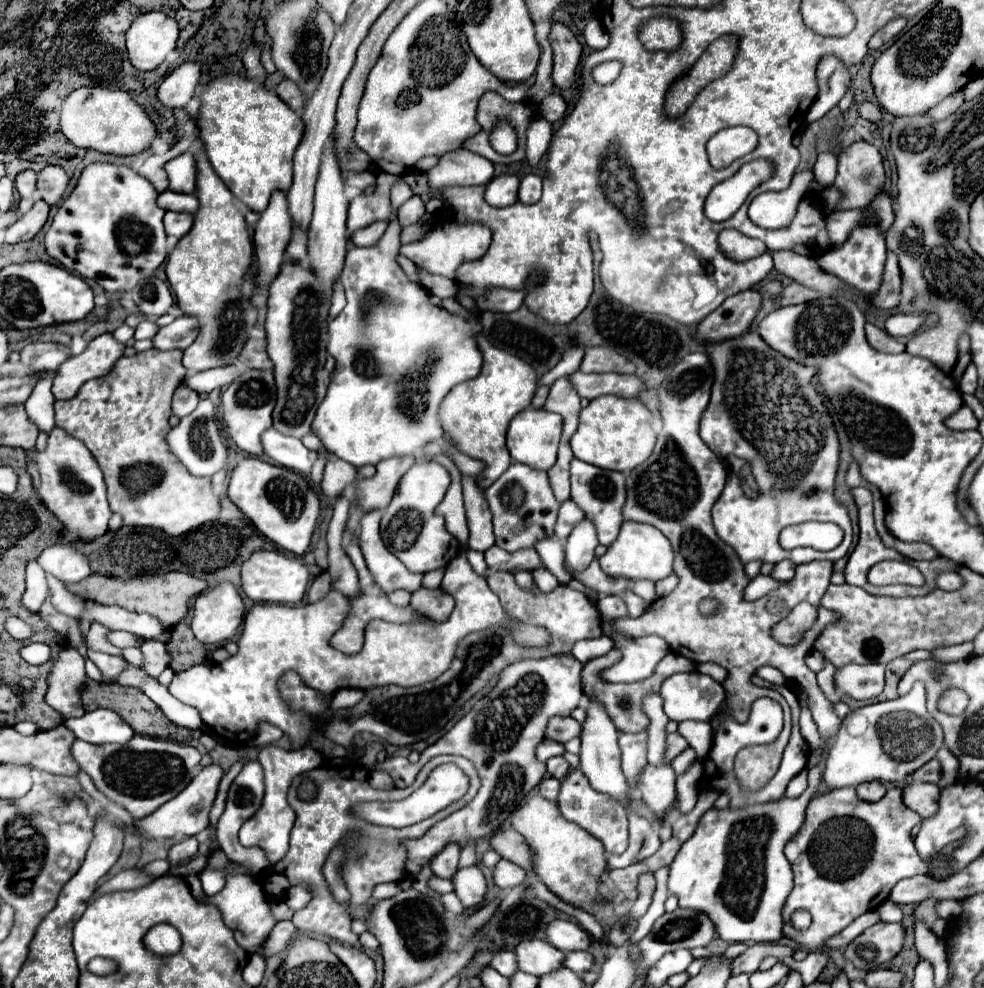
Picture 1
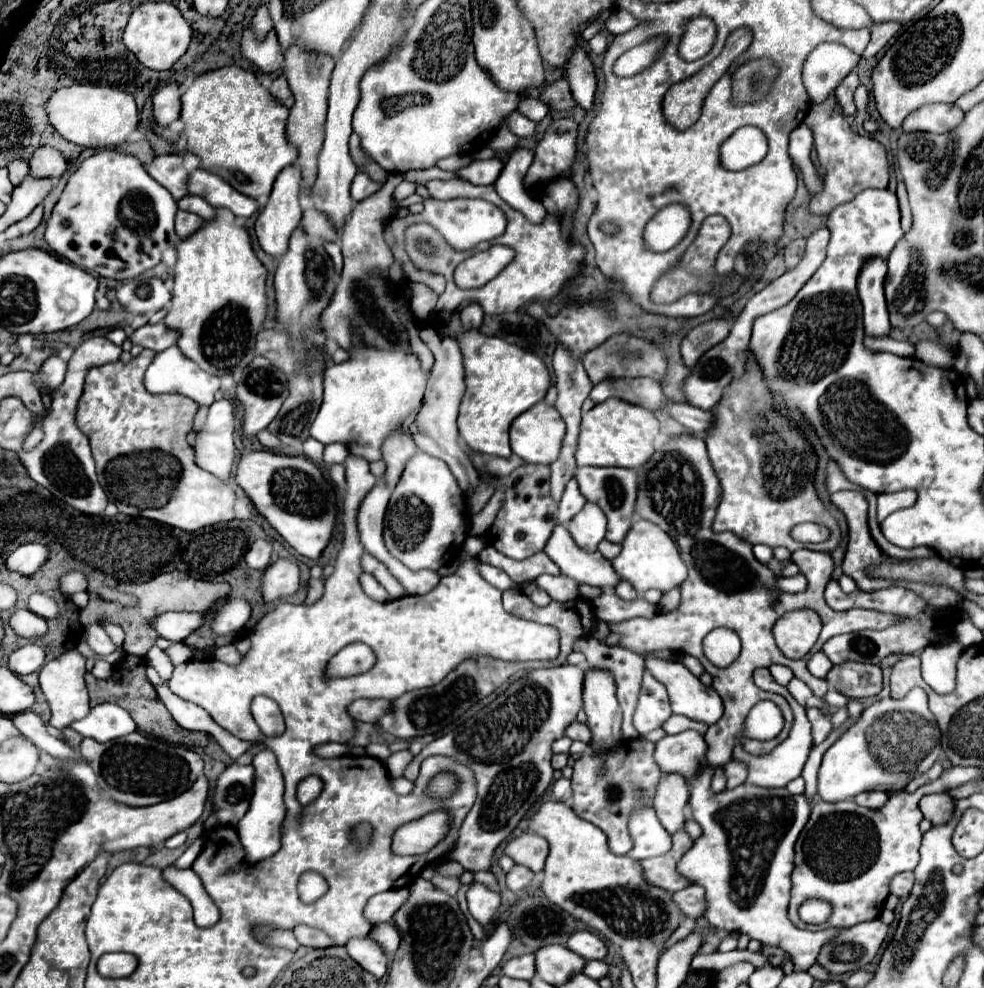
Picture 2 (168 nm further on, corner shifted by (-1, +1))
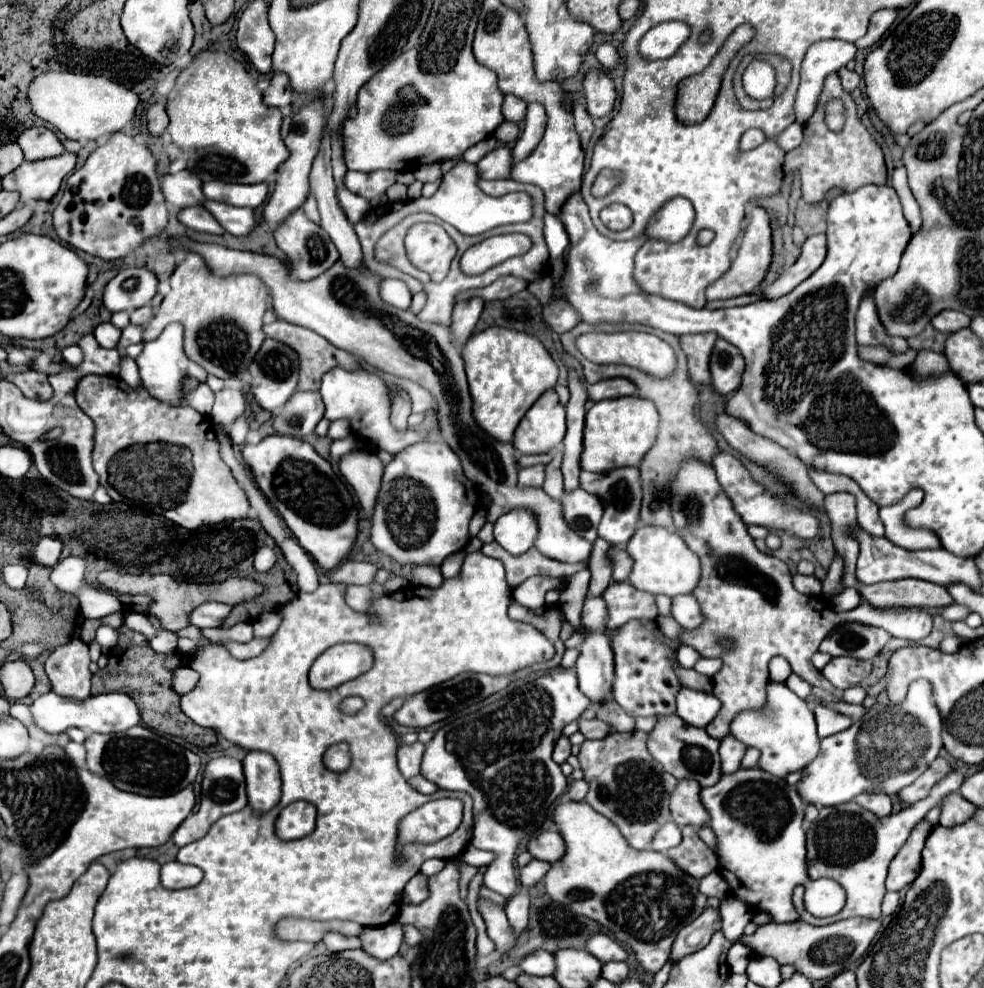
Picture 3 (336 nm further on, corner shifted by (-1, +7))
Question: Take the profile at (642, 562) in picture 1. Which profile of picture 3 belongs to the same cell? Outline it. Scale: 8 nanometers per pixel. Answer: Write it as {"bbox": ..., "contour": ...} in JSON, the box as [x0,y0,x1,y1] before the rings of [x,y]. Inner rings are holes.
{"bbox":[625,525,701,597],"contour":[[[639,525],[637,533],[629,539],[625,551],[633,559],[633,571],[629,575],[629,583],[639,589],[653,595],[669,595],[675,597],[679,593],[691,593],[699,581],[701,567],[699,557],[681,541],[677,533],[671,533],[663,527],[655,525]]]}

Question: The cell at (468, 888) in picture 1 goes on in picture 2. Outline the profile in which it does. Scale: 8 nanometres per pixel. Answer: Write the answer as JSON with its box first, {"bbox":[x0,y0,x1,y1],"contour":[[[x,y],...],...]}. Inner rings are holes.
{"bbox":[467,883,501,931],"contour":[[[473,883],[471,889],[467,891],[467,903],[469,903],[471,915],[479,921],[483,931],[489,931],[495,923],[495,917],[501,905],[501,897],[489,891],[485,885]]]}

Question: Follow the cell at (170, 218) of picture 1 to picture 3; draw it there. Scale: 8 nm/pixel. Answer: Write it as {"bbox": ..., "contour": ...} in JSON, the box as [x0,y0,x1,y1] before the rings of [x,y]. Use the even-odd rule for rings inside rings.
{"bbox":[177,207,223,235],"contour":[[[185,207],[177,213],[177,219],[179,223],[183,223],[185,227],[193,229],[193,231],[203,231],[203,233],[215,233],[215,235],[221,235],[223,229],[221,225],[215,221],[215,217],[203,209],[203,207]]]}

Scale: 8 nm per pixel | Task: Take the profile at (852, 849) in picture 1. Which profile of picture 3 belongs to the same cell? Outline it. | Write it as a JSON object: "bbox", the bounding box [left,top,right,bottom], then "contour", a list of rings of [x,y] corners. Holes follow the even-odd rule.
{"bbox":[793,771,963,925],"contour":[[[959,771],[947,773],[945,779],[941,779],[929,793],[929,797],[903,807],[899,813],[891,813],[889,817],[873,817],[873,813],[863,811],[855,801],[849,801],[845,805],[835,807],[823,807],[819,809],[817,821],[807,829],[807,861],[809,861],[809,877],[829,877],[837,881],[845,893],[847,903],[845,907],[827,919],[811,917],[803,907],[803,887],[797,885],[793,891],[793,905],[799,913],[799,919],[809,925],[827,925],[849,917],[881,917],[881,901],[885,895],[885,877],[887,867],[891,859],[899,853],[899,849],[907,843],[911,831],[917,827],[917,823],[927,815],[929,809],[933,809],[945,795],[957,791],[963,783],[963,775]]]}

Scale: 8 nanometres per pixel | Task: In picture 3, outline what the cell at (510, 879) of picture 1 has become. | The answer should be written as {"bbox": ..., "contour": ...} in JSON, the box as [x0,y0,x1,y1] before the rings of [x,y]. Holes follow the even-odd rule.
{"bbox":[519,859,551,887],"contour":[[[537,859],[529,861],[529,863],[527,863],[525,867],[521,867],[521,871],[519,871],[519,881],[521,881],[521,885],[523,885],[523,887],[531,887],[531,885],[539,883],[539,881],[543,879],[543,875],[549,871],[549,867],[551,867],[551,863],[547,863],[547,861],[537,861]]]}

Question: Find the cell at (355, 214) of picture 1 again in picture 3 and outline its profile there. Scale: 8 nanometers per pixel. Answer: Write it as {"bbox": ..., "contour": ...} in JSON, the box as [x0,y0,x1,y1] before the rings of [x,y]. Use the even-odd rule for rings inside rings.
{"bbox":[171,237,593,563],"contour":[[[183,237],[173,239],[171,245],[185,245],[187,249],[197,251],[217,275],[253,273],[261,277],[273,293],[273,307],[279,319],[299,327],[309,327],[325,337],[331,345],[365,359],[369,365],[385,373],[411,379],[431,391],[437,403],[441,439],[459,455],[465,477],[469,477],[469,481],[473,481],[491,497],[491,503],[487,507],[487,521],[495,523],[497,517],[515,507],[533,509],[539,521],[539,537],[535,541],[535,547],[543,555],[565,563],[589,563],[593,545],[583,537],[577,537],[577,533],[573,533],[569,525],[565,525],[565,519],[561,517],[561,501],[553,501],[543,489],[519,489],[513,445],[499,443],[477,429],[471,417],[471,397],[463,371],[463,359],[449,341],[449,329],[445,329],[445,325],[417,321],[415,313],[401,311],[385,303],[379,295],[379,287],[385,277],[369,271],[365,263],[355,269],[345,267],[343,263],[335,263],[333,269],[325,271],[313,281],[293,281],[285,265],[275,257],[233,251],[221,245],[195,243]]]}

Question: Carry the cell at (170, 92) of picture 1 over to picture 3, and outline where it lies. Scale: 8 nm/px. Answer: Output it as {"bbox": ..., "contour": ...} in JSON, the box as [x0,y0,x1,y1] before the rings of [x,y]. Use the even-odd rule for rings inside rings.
{"bbox":[147,103,169,135],"contour":[[[155,103],[147,109],[147,127],[153,135],[161,135],[169,125],[165,103]]]}

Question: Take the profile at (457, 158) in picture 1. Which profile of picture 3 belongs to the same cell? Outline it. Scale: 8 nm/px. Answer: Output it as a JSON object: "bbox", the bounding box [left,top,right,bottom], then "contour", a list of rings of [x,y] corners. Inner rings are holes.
{"bbox":[477,147,511,179],"contour":[[[497,147],[477,163],[477,173],[481,179],[505,179],[511,173],[509,167],[511,167],[511,149]]]}

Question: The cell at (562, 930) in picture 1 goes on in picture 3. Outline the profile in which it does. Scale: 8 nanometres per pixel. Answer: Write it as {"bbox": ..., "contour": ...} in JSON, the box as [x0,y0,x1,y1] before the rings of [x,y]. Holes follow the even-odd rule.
{"bbox":[585,933,627,963],"contour":[[[595,933],[595,935],[591,935],[589,941],[585,943],[585,949],[587,949],[593,957],[601,959],[603,963],[605,963],[605,961],[625,961],[625,959],[627,959],[627,951],[625,951],[613,937],[609,937],[609,935],[605,935],[605,933]]]}

